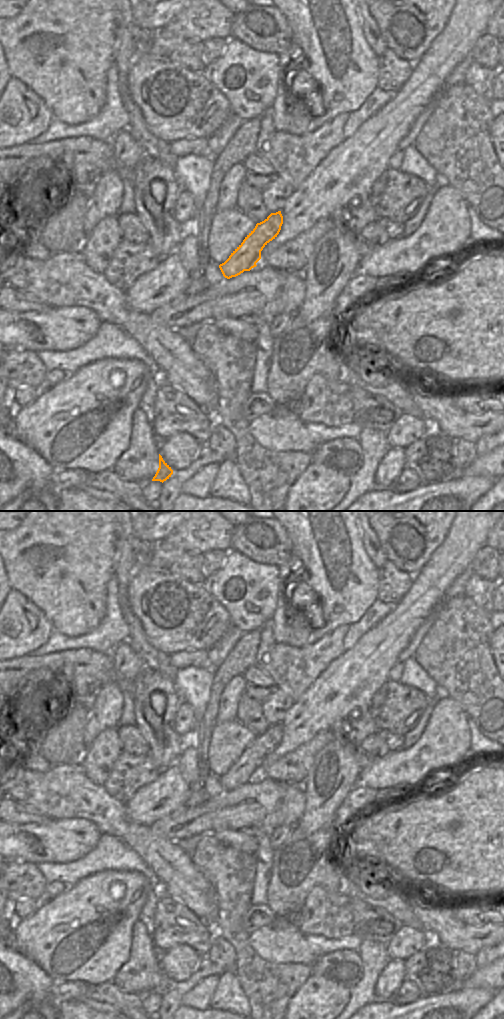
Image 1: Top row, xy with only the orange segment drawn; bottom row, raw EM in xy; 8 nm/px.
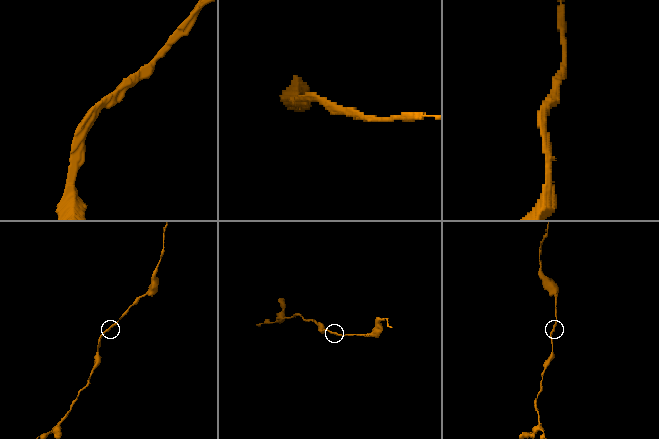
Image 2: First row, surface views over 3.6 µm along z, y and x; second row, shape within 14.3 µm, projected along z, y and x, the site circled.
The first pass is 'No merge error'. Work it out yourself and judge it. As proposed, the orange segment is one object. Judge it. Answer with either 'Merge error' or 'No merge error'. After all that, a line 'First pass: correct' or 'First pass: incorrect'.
Merge error
First pass: incorrect

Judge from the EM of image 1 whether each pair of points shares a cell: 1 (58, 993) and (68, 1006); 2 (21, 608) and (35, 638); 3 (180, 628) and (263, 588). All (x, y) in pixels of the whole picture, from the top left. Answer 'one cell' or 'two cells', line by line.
1: two cells
2: one cell
3: two cells

